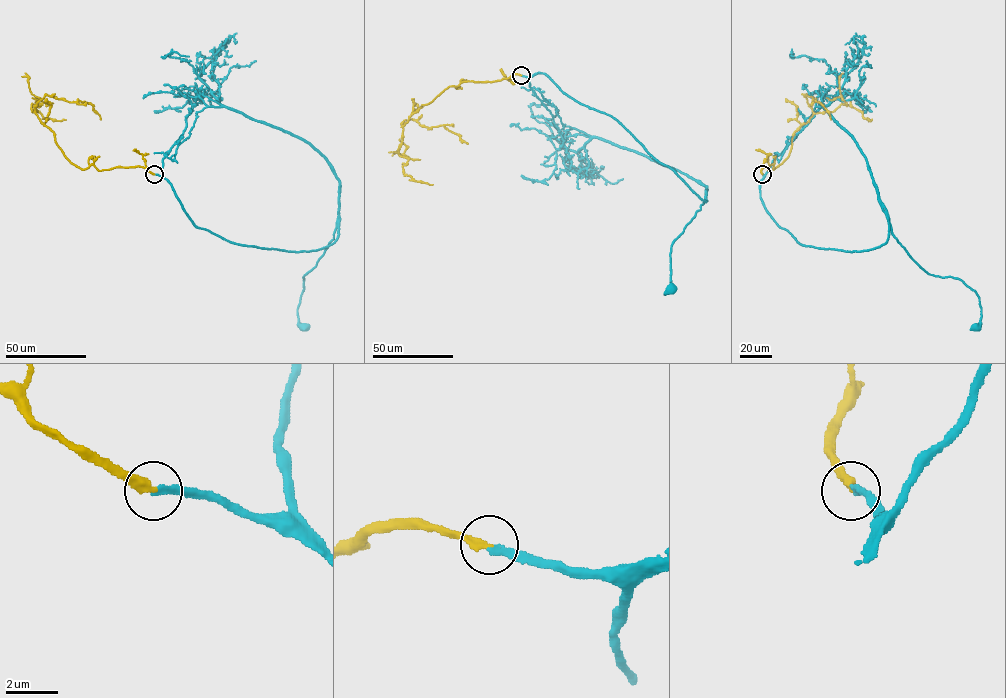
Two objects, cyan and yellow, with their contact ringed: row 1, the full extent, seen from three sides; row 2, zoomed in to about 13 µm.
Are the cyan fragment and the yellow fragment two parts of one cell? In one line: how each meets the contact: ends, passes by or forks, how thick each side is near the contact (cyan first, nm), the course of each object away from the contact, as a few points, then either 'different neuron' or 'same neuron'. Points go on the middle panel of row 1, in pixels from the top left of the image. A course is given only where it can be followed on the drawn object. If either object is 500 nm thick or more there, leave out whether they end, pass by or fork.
cyan ends | yellow ends | 280/340 nm | cyan via (521, 75), (544, 73), (581, 104), (612, 116), (706, 199), (671, 246), (671, 286), (664, 294), (671, 288) | yellow via (521, 75), (448, 86), (402, 123), (411, 119), (430, 128), (443, 125), (468, 144) | same neuron

